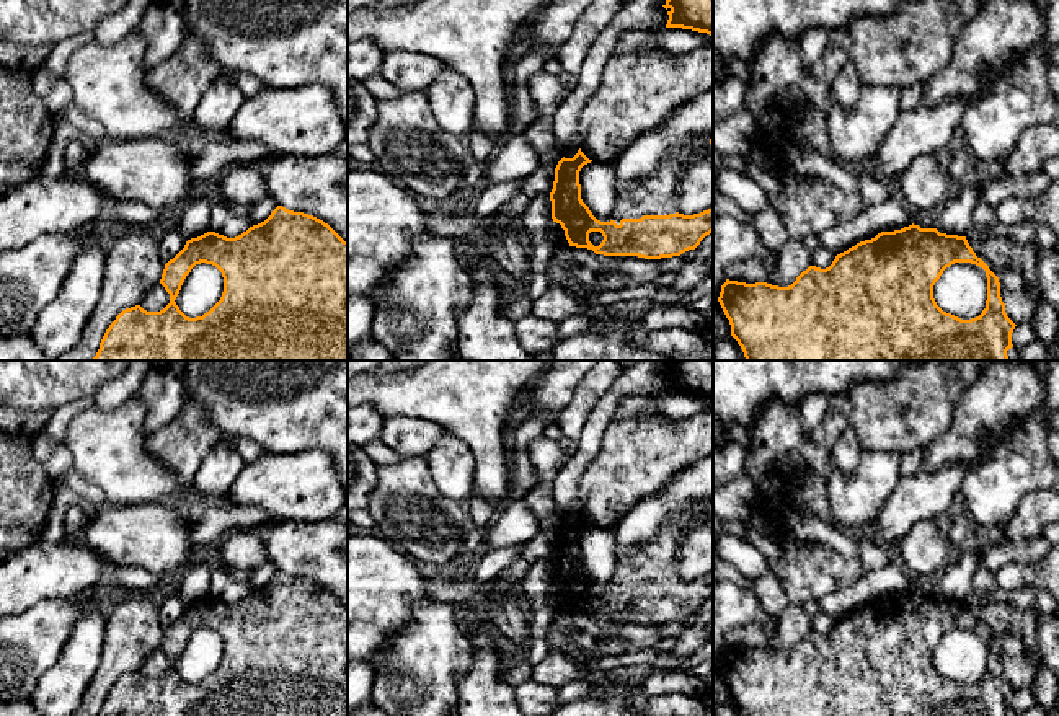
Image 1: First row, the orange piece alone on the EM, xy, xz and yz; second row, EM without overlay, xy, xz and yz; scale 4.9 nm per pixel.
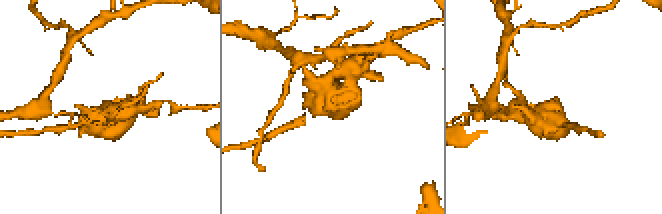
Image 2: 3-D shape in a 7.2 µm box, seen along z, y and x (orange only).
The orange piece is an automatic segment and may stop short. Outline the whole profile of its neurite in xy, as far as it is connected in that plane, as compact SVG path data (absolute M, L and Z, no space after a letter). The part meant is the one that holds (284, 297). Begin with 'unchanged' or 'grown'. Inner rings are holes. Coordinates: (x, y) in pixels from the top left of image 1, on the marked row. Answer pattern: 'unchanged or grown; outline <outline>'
unchanged; outline M277 206L264 222L235 238L215 232L191 238L165 264L160 284L170 294L170 303L160 312L140 305L122 310L93 360L348 360L348 241L313 215ZM201 263L222 272L224 292L207 313L189 318L175 300L186 276Z

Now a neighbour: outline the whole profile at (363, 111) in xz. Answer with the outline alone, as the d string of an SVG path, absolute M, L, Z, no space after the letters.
M348 77L348 147L367 142L379 117L377 103L362 82Z

